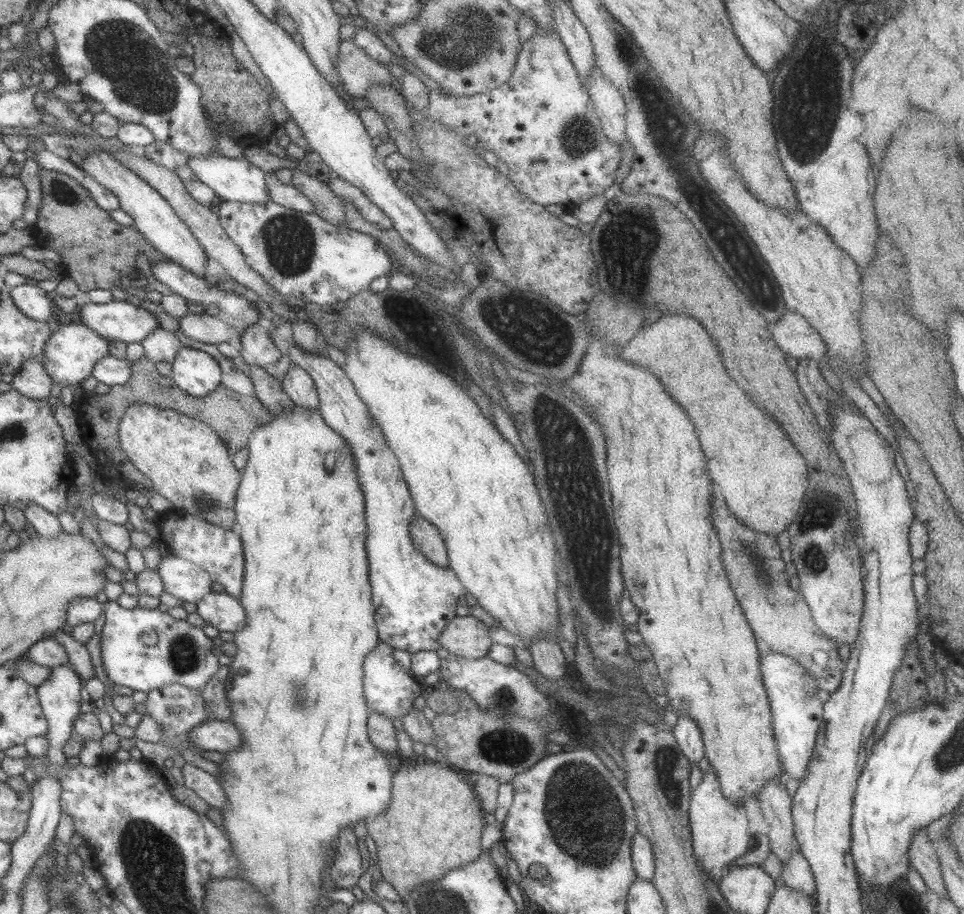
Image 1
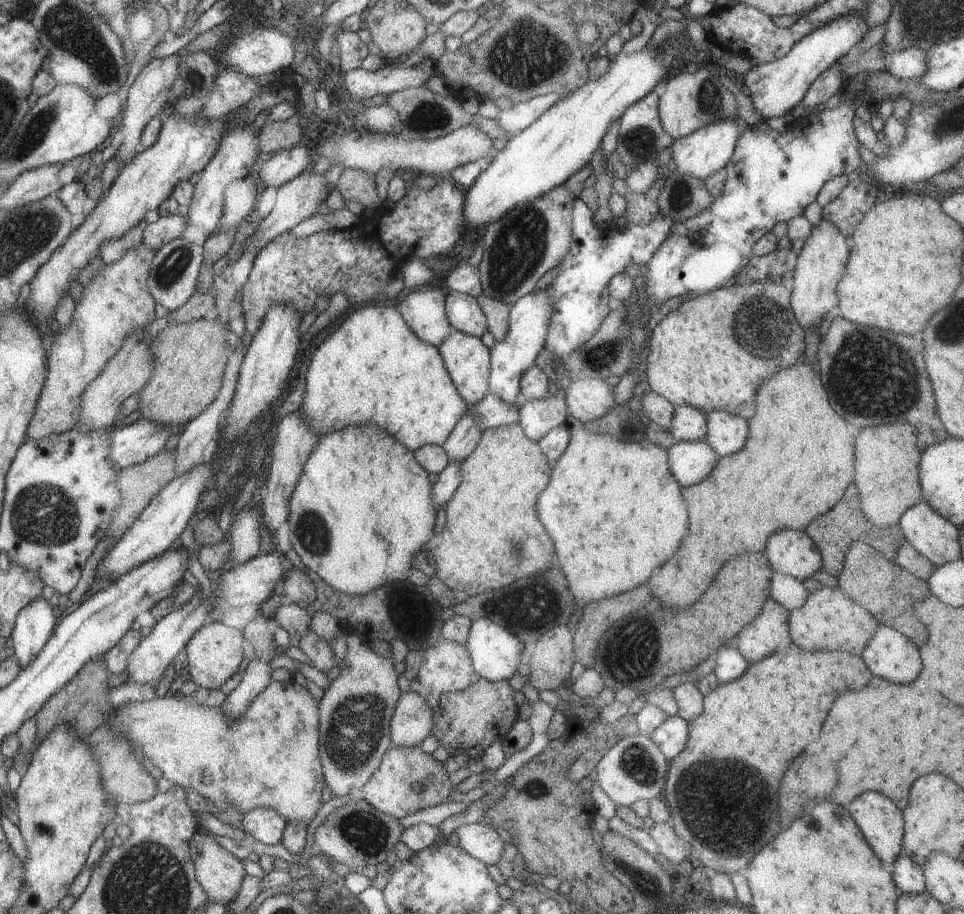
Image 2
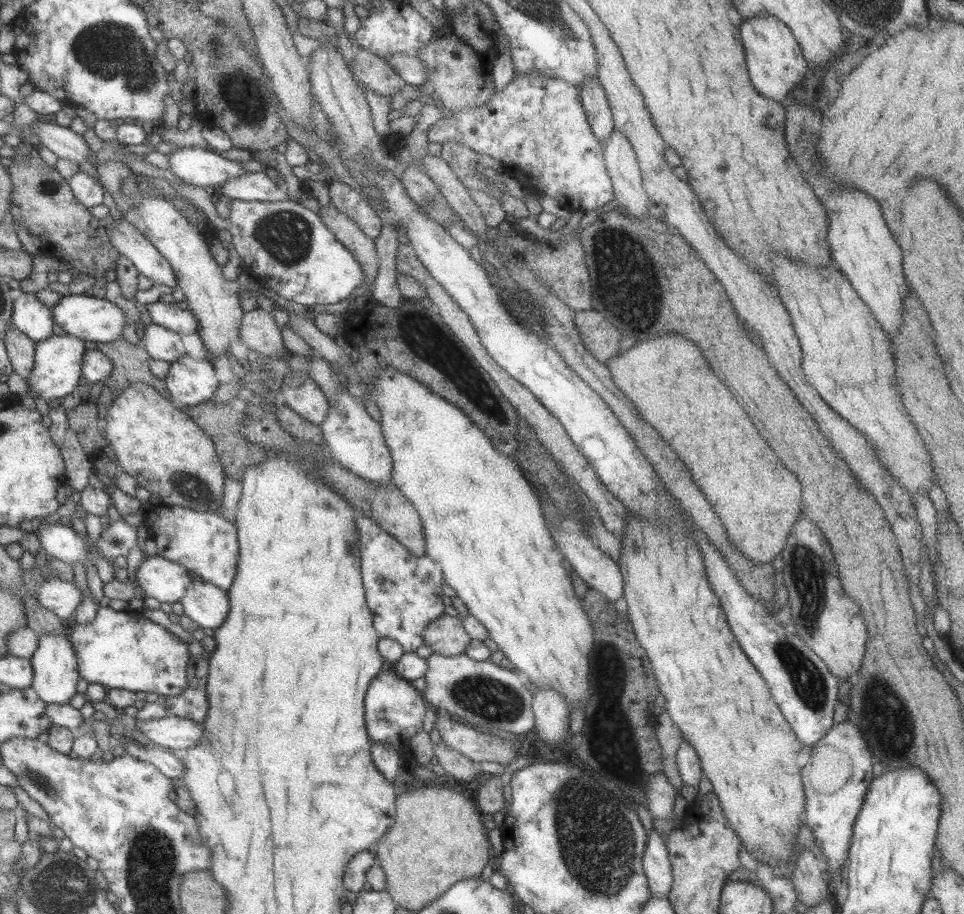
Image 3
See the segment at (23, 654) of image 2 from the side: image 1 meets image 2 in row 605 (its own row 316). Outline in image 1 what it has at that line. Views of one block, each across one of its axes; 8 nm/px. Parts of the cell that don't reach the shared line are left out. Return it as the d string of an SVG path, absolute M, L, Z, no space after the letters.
M29 283L11 287L12 300L29 319L48 322L54 306L52 296Z

